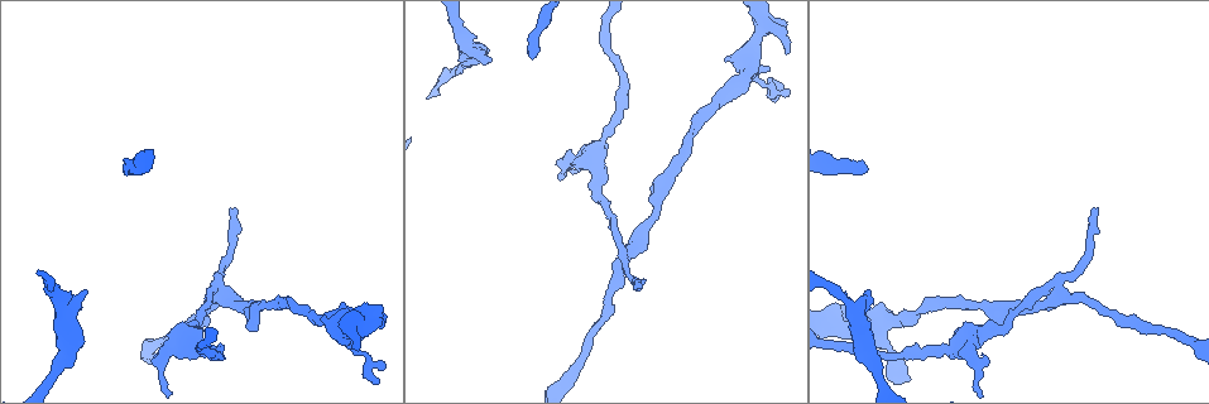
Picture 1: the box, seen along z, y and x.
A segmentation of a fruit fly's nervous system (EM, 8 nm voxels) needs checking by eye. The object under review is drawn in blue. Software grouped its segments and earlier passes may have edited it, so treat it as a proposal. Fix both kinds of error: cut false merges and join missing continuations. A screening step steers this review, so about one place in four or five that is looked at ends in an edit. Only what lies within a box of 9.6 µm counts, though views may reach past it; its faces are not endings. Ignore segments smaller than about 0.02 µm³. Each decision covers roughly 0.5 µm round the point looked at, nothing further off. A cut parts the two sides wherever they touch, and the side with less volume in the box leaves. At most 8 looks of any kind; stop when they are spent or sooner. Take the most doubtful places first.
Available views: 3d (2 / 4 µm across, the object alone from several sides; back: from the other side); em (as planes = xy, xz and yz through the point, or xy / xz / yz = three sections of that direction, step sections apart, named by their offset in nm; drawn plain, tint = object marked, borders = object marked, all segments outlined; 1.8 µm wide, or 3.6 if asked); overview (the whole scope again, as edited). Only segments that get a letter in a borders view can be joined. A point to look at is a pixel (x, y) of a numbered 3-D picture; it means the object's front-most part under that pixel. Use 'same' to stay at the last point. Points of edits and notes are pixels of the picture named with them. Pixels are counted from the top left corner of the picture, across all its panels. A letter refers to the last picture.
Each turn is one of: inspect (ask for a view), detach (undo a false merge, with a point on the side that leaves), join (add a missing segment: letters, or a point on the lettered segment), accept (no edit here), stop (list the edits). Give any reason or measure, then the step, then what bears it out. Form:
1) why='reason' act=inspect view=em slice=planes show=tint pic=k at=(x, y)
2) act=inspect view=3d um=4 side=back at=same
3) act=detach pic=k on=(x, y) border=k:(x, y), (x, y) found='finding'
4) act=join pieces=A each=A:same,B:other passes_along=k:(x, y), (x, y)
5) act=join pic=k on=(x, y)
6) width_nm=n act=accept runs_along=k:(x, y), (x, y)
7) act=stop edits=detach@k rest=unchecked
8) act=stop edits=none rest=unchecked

why='abrupt turn' act=inspect view=em slice=xy step=4 show=borders pic=1 at=(1059, 292)

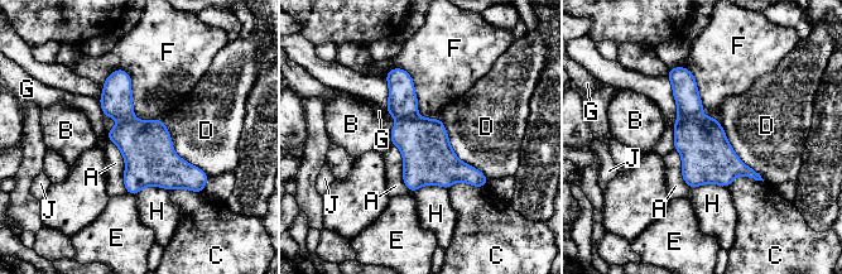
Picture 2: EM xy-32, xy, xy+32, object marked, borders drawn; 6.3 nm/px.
act=detach pic=2 on=(687, 97) each=A:other,B:other,C:other,D:other,E:other,F:other,G:other,H:other,J:other border=2:(702, 115), (678, 119) found='two cells meet here'

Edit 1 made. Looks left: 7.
why='redraw' act=inspect view=overview

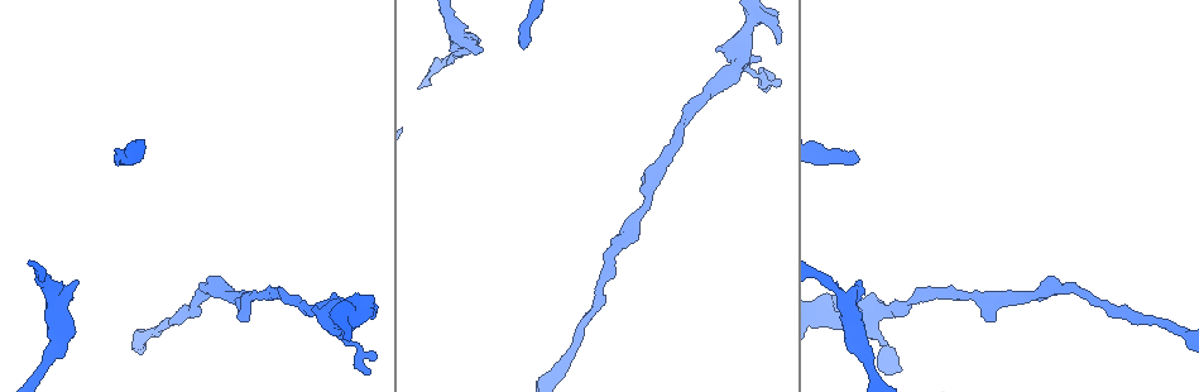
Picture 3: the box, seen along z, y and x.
why='an open end' act=inspect view=em slice=xy step=8 show=borders pic=3 at=(521, 46)

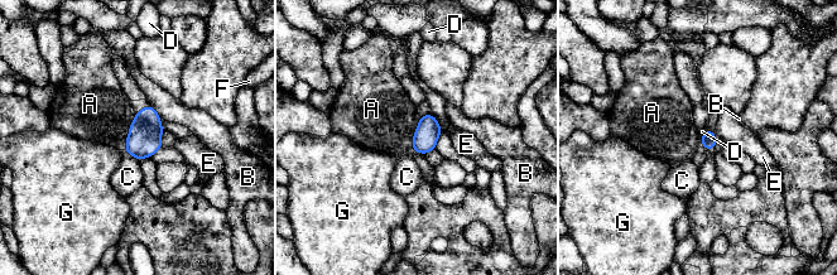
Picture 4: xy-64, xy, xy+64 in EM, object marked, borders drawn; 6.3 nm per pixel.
act=accept each=A:other,B:other,C:other,D:other,E:other,F:other,G:other border=4:(136, 112), (124, 149) found='no lettered segment goes on from it'

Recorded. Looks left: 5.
why='calibre changes' act=inspect view=3d um=2 pic=3 at=(59, 346)

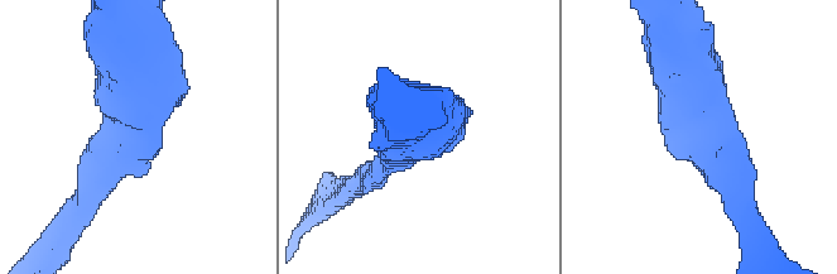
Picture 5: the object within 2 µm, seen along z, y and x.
act=inspect view=em slice=planes show=borders pic=5 at=(696, 131)

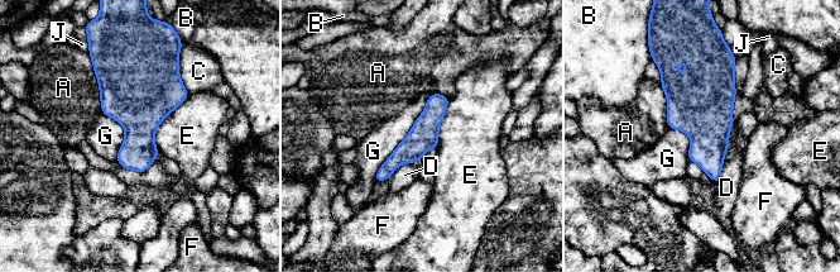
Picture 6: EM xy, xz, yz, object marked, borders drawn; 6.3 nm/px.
width_nm=190 longest_contact=G:700nm act=accept each=A:other,B:other,C:other,D:other,E:other,F:other,G:other,J:other found='continuous, no second cell'

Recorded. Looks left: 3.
act=stop edits=detach@2 rest=unchecked

